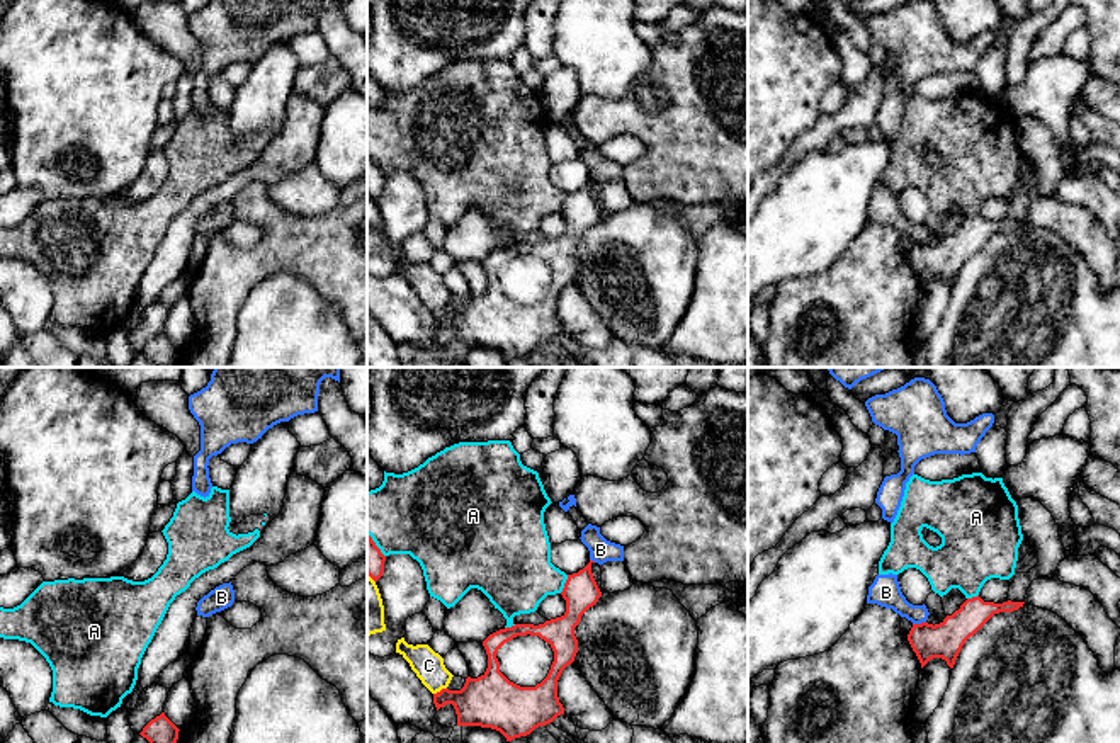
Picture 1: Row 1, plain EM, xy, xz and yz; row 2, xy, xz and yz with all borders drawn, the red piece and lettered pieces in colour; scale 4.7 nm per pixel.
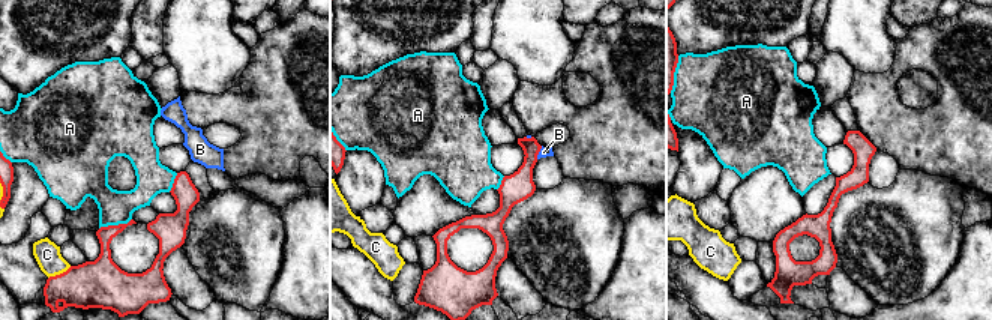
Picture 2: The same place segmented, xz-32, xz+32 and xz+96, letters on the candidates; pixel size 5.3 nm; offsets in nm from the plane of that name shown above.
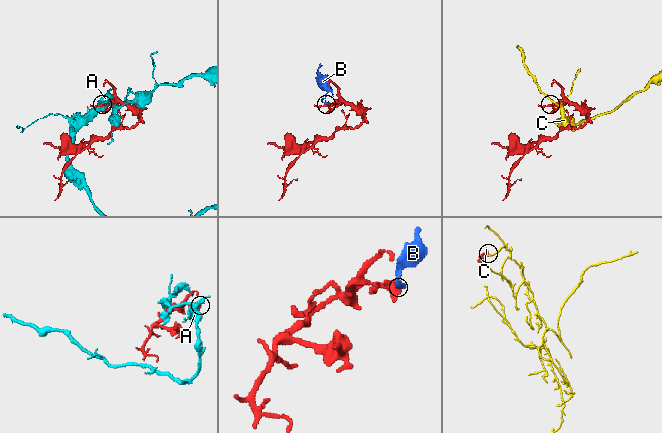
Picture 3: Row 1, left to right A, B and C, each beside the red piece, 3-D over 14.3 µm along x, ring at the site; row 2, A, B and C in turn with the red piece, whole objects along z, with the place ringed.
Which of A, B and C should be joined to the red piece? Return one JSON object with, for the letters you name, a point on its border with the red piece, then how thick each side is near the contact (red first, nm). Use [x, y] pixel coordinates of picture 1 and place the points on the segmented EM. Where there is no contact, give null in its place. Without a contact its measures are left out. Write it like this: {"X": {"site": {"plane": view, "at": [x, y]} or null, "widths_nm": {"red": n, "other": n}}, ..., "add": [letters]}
{"add": []}

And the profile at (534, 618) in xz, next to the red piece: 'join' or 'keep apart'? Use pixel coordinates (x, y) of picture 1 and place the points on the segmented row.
keep apart

